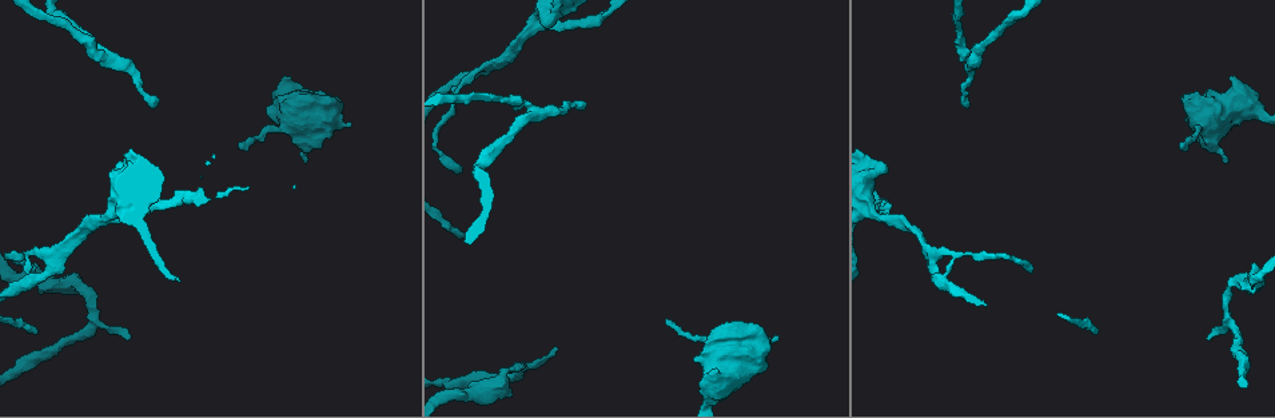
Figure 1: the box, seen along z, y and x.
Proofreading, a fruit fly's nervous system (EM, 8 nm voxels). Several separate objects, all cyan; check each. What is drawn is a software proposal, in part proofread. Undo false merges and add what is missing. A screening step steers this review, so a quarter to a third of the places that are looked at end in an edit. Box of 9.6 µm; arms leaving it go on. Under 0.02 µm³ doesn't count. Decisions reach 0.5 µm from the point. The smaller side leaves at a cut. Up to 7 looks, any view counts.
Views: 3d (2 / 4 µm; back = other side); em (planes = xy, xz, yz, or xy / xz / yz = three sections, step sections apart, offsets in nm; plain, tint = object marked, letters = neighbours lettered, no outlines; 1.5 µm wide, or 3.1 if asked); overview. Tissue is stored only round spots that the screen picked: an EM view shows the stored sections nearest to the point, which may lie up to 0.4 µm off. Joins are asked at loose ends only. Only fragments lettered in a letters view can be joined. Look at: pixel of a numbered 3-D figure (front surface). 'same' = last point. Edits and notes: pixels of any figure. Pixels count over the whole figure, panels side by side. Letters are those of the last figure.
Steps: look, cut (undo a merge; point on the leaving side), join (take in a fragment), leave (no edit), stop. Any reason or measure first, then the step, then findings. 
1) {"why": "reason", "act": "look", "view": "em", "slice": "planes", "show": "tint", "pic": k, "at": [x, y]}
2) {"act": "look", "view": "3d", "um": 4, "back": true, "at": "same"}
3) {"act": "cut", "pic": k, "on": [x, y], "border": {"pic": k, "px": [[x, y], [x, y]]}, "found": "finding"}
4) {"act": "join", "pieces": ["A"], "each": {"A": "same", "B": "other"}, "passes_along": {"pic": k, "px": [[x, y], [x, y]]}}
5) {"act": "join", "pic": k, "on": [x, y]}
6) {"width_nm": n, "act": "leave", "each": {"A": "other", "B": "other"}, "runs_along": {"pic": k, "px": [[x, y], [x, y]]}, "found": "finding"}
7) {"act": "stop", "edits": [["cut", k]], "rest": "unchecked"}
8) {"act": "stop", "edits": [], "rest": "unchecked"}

{"why": "branch stops here", "act": "look", "view": "3d", "um": 4, "pic": 1, "at": [238, 148]}

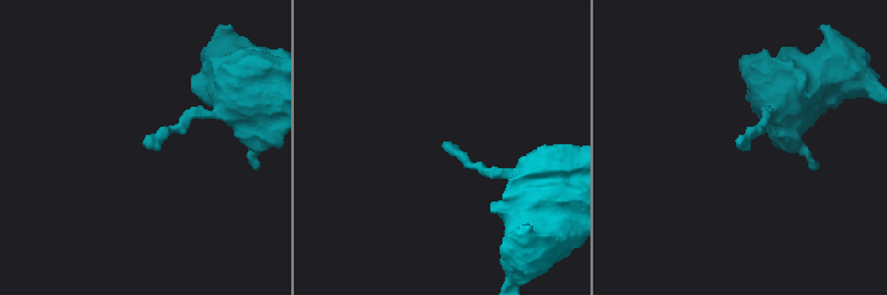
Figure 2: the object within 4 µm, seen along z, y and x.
{"act": "look", "view": "em", "slice": "xz", "step": 4, "show": "tint", "pic": 2, "at": [738, 145]}

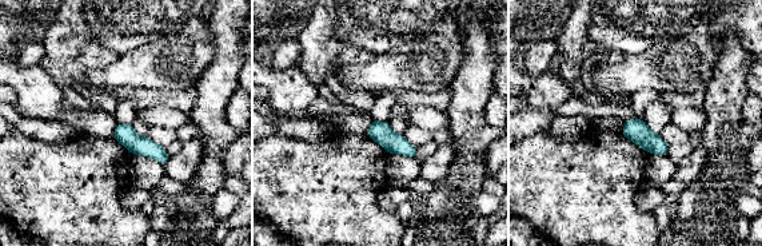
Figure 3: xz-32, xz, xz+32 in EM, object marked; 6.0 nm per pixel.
{"act": "look", "view": "em", "slice": "planes", "show": "letters", "at": "same"}

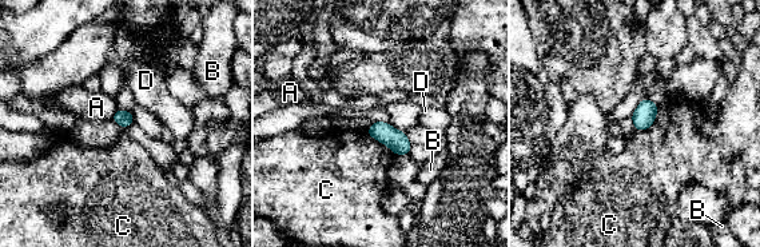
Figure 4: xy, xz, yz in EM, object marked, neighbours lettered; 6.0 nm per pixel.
{"longest_contact_nm": ["C", 220], "act": "leave", "each": {"A": "other", "B": "other", "C": "other", "D": "other"}, "found": "none of them fits"}

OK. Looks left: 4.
{"why": "branch stops here", "act": "look", "view": "em", "slice": "xz", "step": 4, "show": "letters", "pic": 1, "at": [460, 173]}

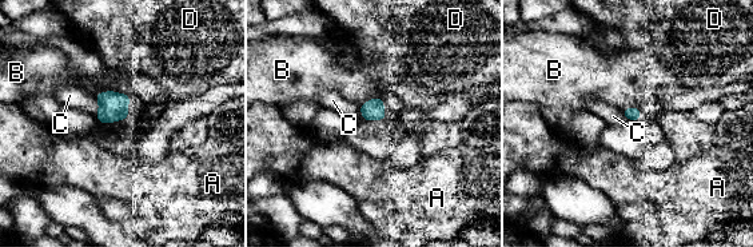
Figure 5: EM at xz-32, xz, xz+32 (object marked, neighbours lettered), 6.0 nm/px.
{"why": "cut it another way", "act": "look", "view": "em", "slice": "planes", "show": "letters", "at": "same"}

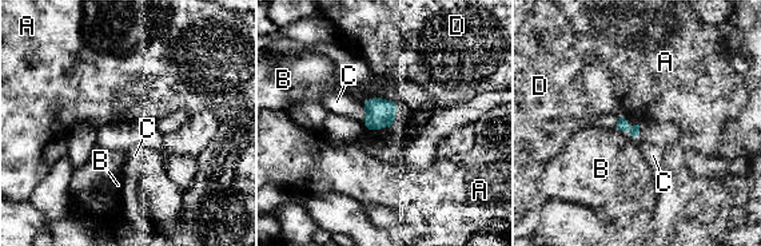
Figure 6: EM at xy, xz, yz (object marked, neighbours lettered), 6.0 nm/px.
{"act": "leave", "each": {"A": "other", "B": "other", "C": "other", "D": "other"}, "border": {"pic": 6, "px": [[361, 103], [365, 110], [362, 123]]}, "found": "none of them fits"}

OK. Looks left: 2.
{"why": "branch stops here", "act": "look", "view": "em", "slice": "planes", "show": "letters", "pic": 1, "at": [539, 21]}

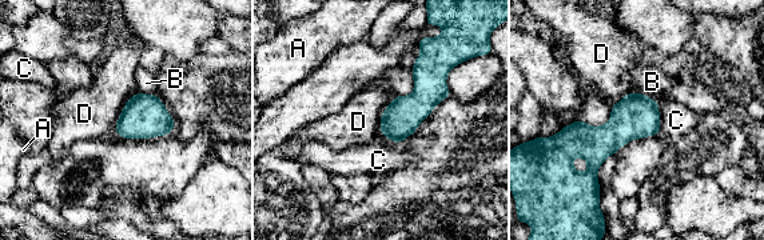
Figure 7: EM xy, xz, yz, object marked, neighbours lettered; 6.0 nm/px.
{"act": "leave", "each": {"A": "other", "B": "other", "C": "other", "D": "other"}, "border": {"pic": 7, "px": [[136, 92], [122, 110], [114, 131]]}, "found": "none of them fits"}

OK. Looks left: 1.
{"act": "stop", "edits": [], "rest": "unchecked"}

